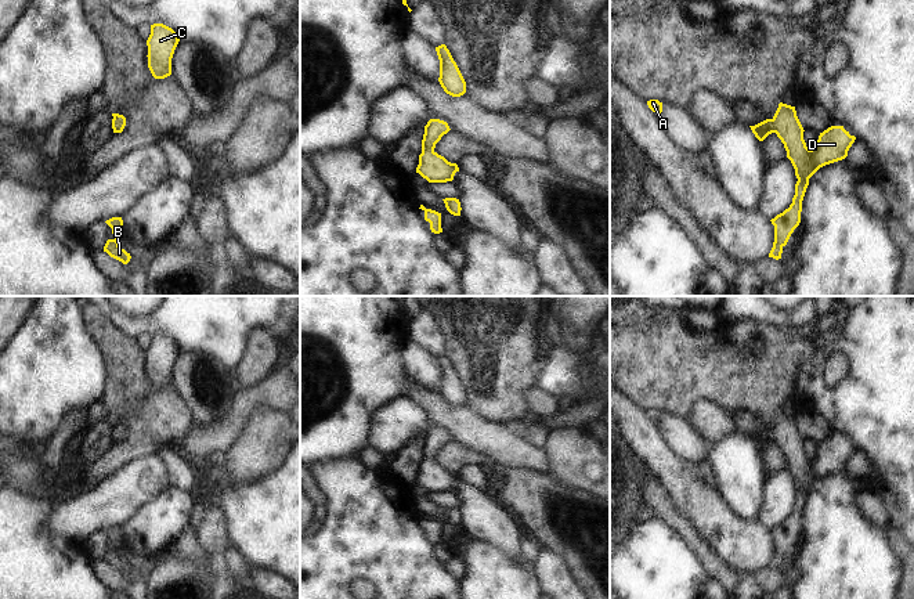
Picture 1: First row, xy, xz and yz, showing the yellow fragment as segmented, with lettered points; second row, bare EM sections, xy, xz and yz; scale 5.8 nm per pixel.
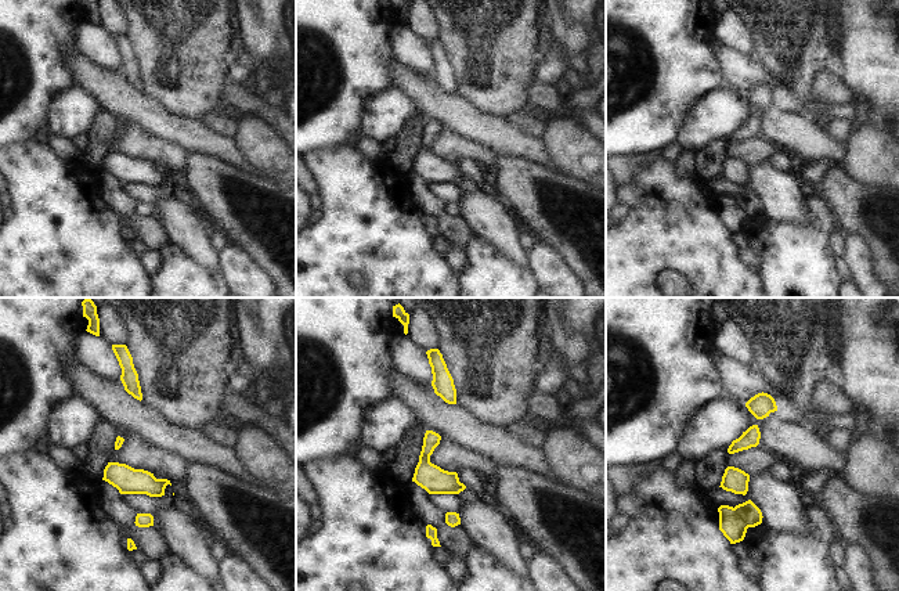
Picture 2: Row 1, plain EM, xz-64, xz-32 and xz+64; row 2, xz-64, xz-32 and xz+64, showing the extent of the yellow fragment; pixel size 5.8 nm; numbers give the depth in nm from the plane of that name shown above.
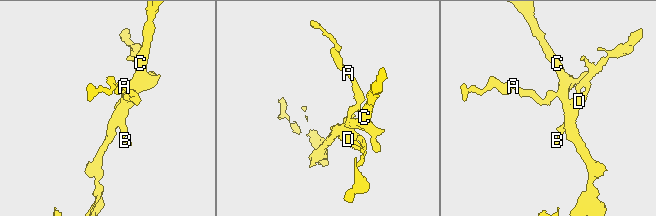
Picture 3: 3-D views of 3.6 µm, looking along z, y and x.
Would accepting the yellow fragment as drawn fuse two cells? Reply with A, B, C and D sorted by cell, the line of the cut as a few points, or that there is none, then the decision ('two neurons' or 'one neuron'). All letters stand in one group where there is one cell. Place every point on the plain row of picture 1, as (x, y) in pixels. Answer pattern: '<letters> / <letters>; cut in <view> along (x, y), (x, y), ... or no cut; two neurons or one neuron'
A B C D; no cut; one neuron

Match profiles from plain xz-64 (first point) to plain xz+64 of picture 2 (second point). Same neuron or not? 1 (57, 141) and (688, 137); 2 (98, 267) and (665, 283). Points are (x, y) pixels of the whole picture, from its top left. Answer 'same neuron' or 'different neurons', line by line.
1: different neurons
2: different neurons

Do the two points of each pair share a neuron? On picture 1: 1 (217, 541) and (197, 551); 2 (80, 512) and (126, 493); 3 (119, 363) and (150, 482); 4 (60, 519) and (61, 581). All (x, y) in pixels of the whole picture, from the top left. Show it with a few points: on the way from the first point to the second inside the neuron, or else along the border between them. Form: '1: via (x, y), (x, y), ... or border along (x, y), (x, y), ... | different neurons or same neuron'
1: border along (194, 530), (199, 547), (206, 554) | different neurons
2: via (91, 509), (101, 508), (115, 500) | same neuron
3: border along (156, 453), (137, 457), (114, 472) | different neurons
4: border along (51, 508), (44, 530), (64, 542), (79, 545) | different neurons

